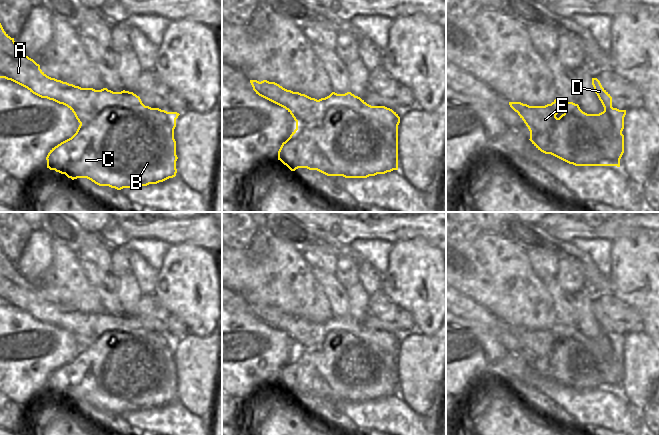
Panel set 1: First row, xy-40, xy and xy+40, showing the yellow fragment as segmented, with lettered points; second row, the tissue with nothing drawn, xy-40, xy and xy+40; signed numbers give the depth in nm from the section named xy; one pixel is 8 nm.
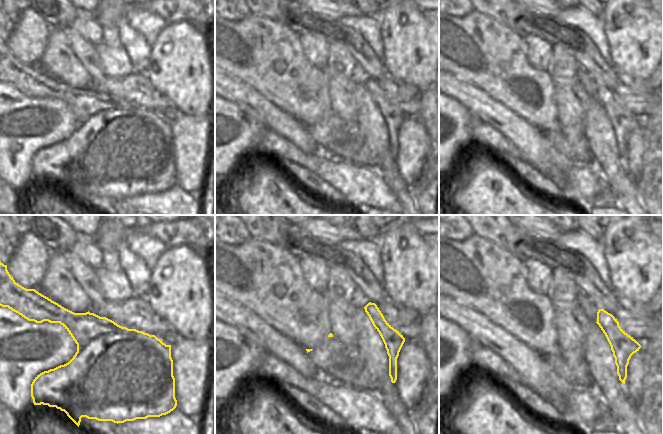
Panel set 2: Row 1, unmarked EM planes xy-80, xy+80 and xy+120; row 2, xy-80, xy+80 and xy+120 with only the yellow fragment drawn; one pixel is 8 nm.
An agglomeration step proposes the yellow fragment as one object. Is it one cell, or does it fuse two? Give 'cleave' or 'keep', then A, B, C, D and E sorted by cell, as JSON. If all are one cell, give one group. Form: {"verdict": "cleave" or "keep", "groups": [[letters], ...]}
{"verdict": "cleave", "groups": [["A", "B", "C", "E"], ["D"]]}

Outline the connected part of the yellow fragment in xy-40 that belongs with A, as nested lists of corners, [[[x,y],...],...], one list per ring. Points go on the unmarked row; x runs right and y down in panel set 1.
[[[0,247],[0,302],[11,304],[33,318],[67,330],[80,347],[76,357],[48,377],[47,392],[72,404],[87,402],[99,410],[117,414],[157,408],[176,400],[174,353],[177,336],[145,330],[129,315],[81,312],[47,300],[3,253]]]

